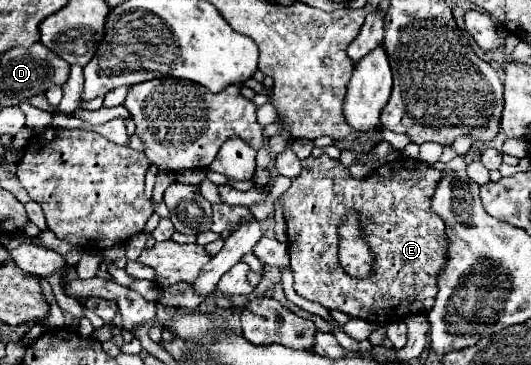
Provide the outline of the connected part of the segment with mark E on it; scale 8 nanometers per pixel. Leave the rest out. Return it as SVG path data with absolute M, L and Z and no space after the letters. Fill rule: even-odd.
M324 153L318 157L310 155L302 161L302 171L298 177L292 179L290 189L280 195L280 205L286 219L290 265L294 271L294 291L300 297L316 301L330 311L336 309L348 313L350 317L360 317L372 323L390 323L404 319L404 315L428 313L432 309L438 291L438 277L448 261L446 227L442 219L430 209L432 191L436 189L436 183L440 181L442 173L410 157L384 163L372 173L374 175L368 175L364 179L352 179L348 167L344 167L340 161L334 161ZM350 211L360 213L362 237L374 253L374 269L368 279L350 277L338 259L338 229L346 221ZM366 227L372 227L372 233L368 233Z

